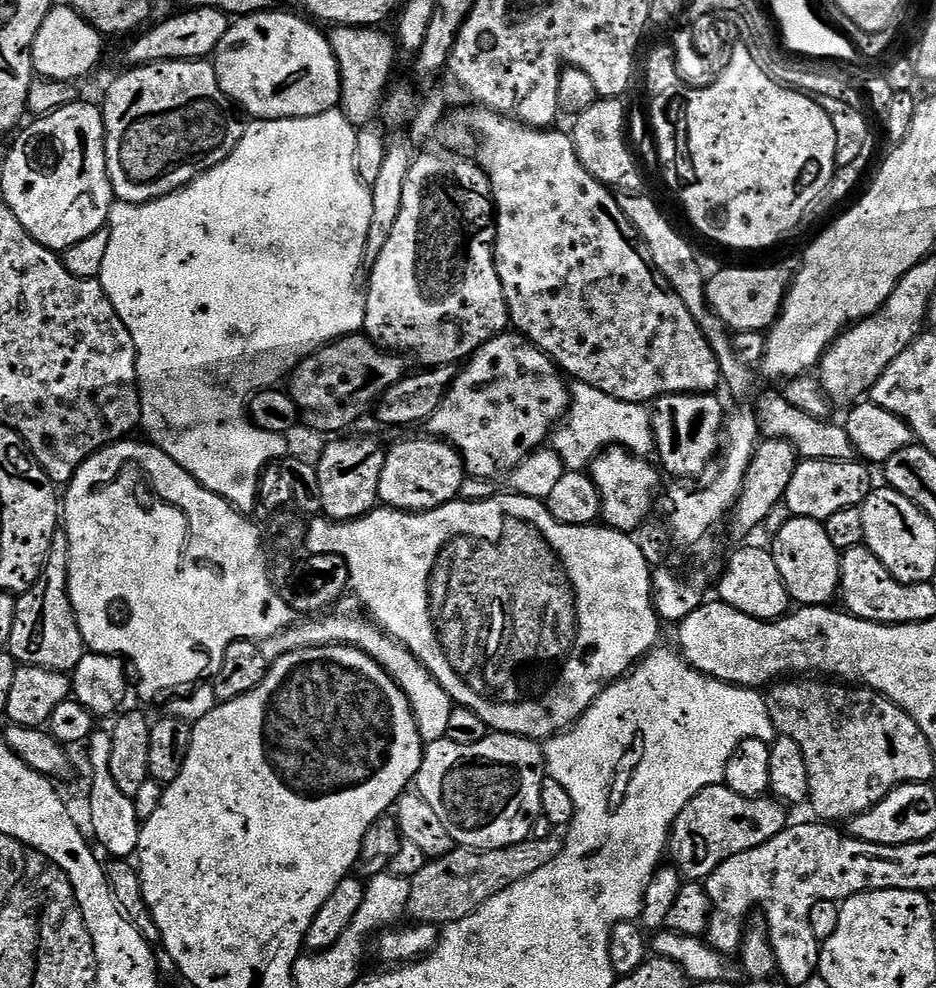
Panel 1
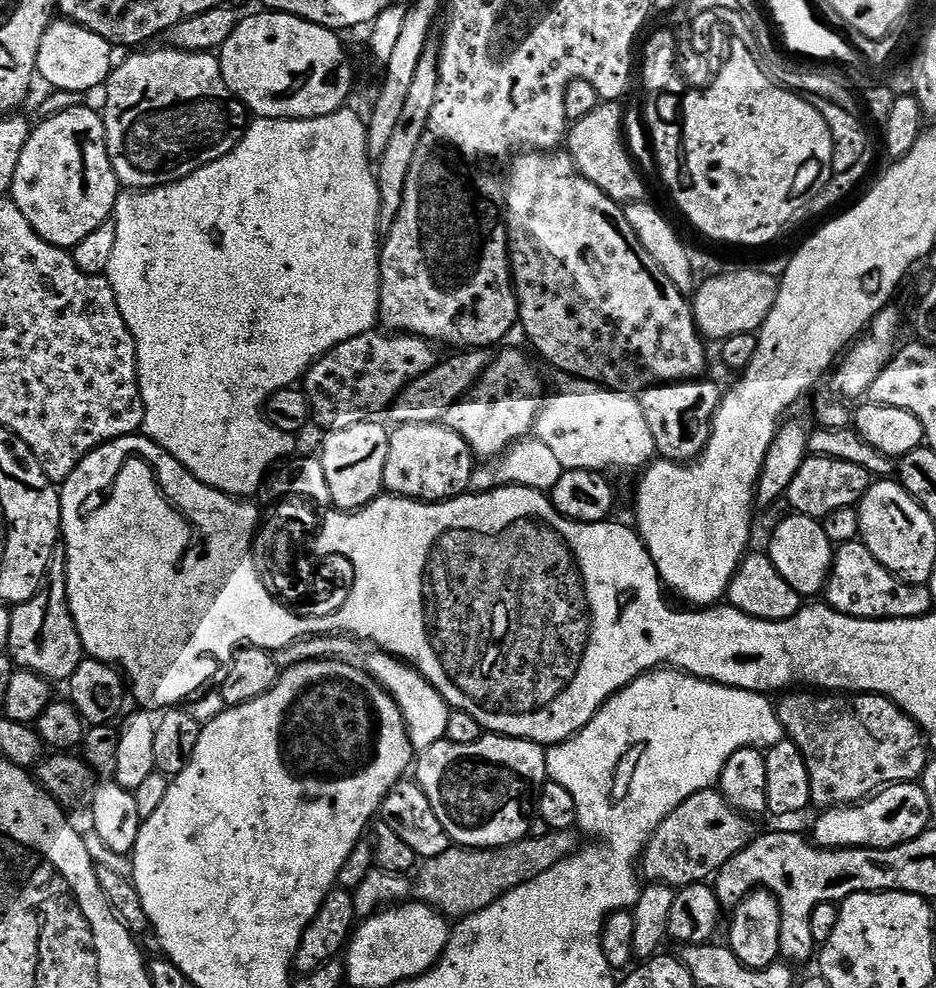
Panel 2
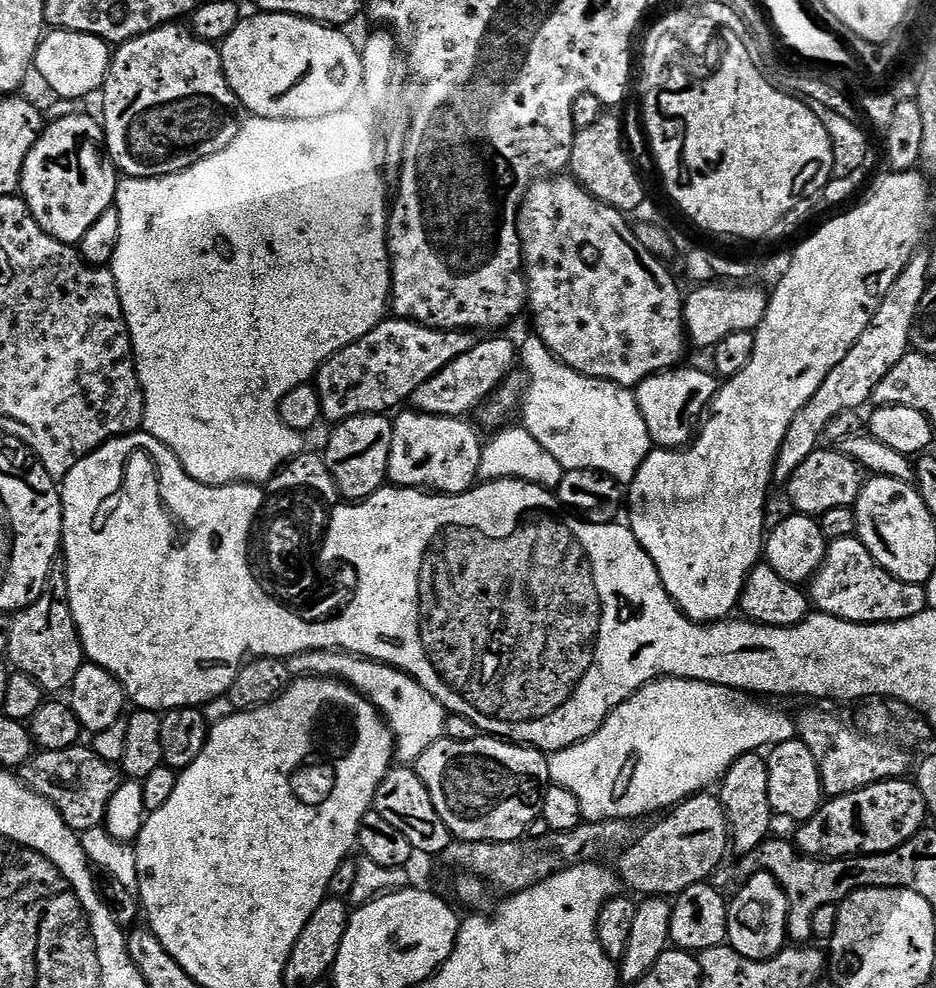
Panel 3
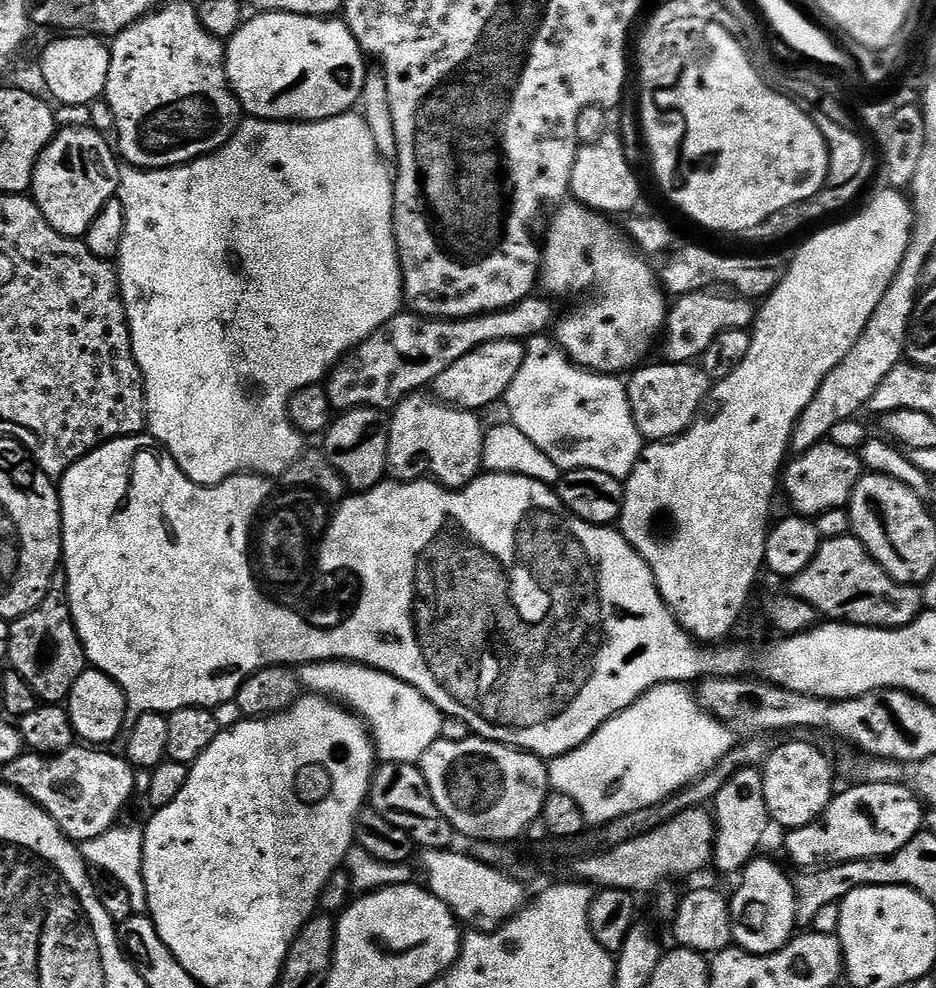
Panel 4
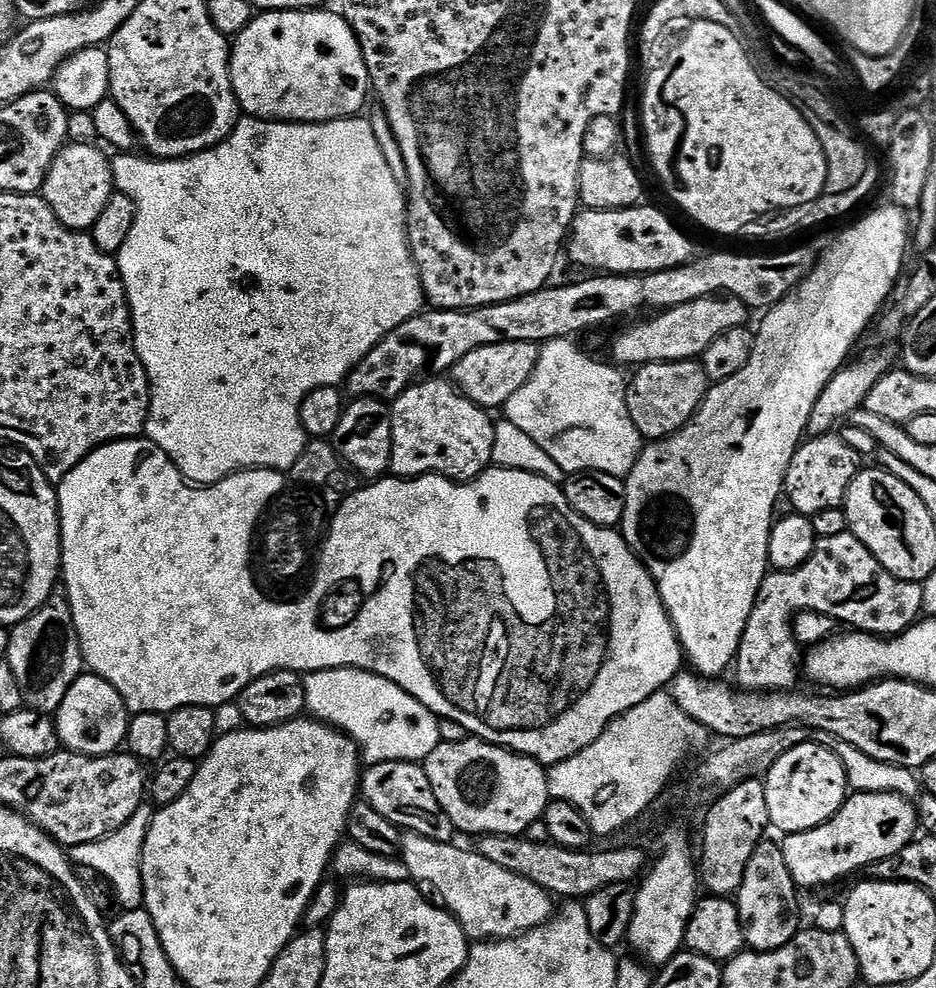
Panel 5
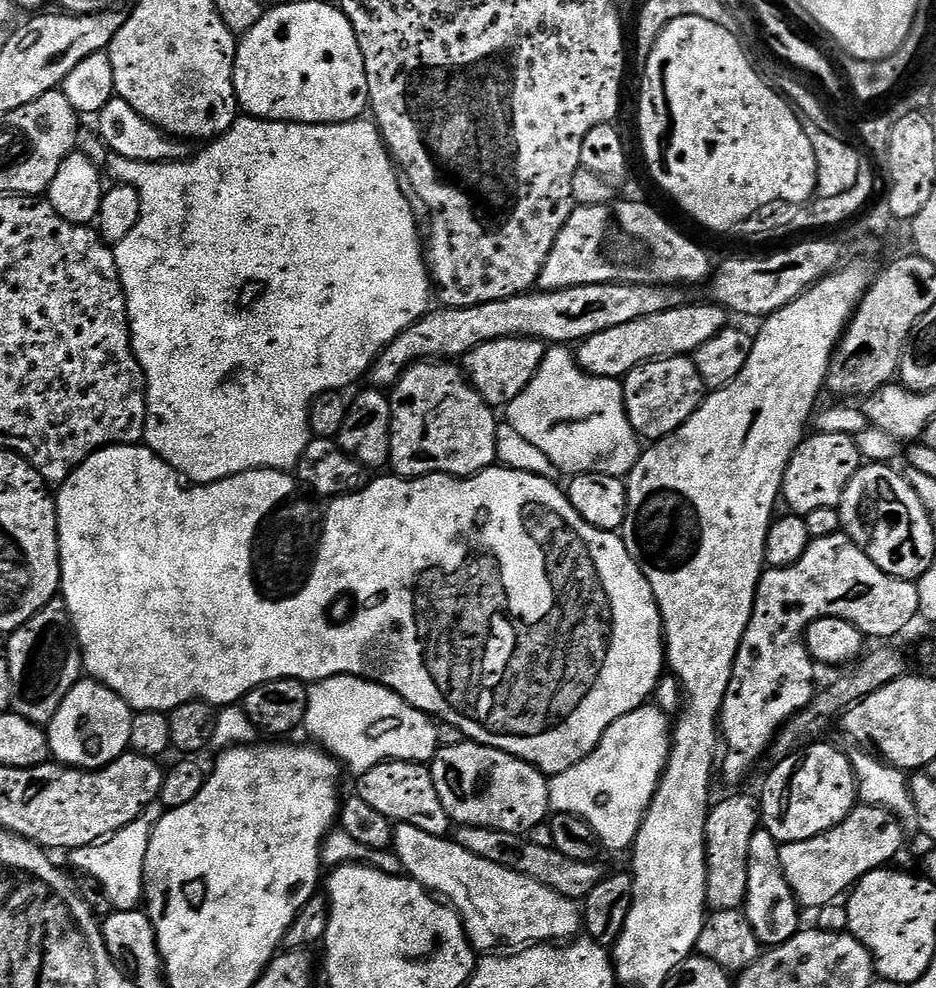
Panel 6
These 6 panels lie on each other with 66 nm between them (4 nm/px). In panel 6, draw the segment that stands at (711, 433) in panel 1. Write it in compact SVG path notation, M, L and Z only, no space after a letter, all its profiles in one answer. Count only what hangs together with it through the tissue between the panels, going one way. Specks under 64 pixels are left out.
M665 356L663 360L649 360L646 364L639 364L637 368L632 368L622 381L625 410L629 422L636 435L648 442L658 441L681 428L696 413L696 409L700 407L700 402L706 395L706 385L698 374L695 359L688 356Z

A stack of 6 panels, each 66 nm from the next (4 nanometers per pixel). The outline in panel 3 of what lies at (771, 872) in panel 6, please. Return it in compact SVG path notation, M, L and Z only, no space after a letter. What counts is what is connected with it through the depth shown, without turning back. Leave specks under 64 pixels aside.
M758 871L743 881L745 884L736 892L736 897L728 900L728 939L738 954L755 960L765 960L778 954L789 943L788 939L788 896L782 886L768 872Z

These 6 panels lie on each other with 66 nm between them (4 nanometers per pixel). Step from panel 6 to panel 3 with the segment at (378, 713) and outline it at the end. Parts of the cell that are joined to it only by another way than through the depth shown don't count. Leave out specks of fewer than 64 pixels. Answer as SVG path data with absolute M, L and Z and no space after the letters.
M321 650L303 652L289 656L286 660L289 673L302 676L331 676L343 680L351 688L357 688L363 696L371 700L388 728L392 731L394 756L400 762L415 762L431 744L444 736L446 710L420 683L407 672L399 672L391 664L382 664L379 660L369 660L362 656L353 656L350 652L339 650Z

